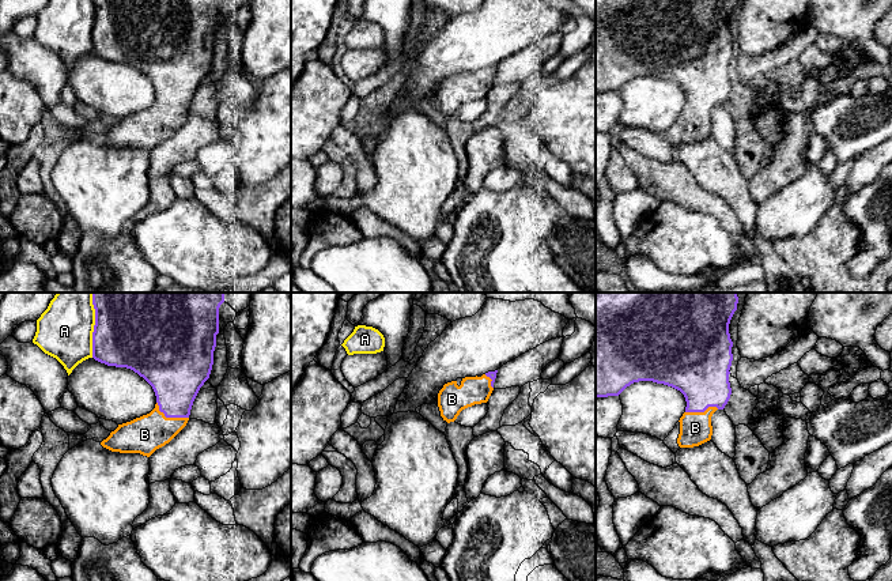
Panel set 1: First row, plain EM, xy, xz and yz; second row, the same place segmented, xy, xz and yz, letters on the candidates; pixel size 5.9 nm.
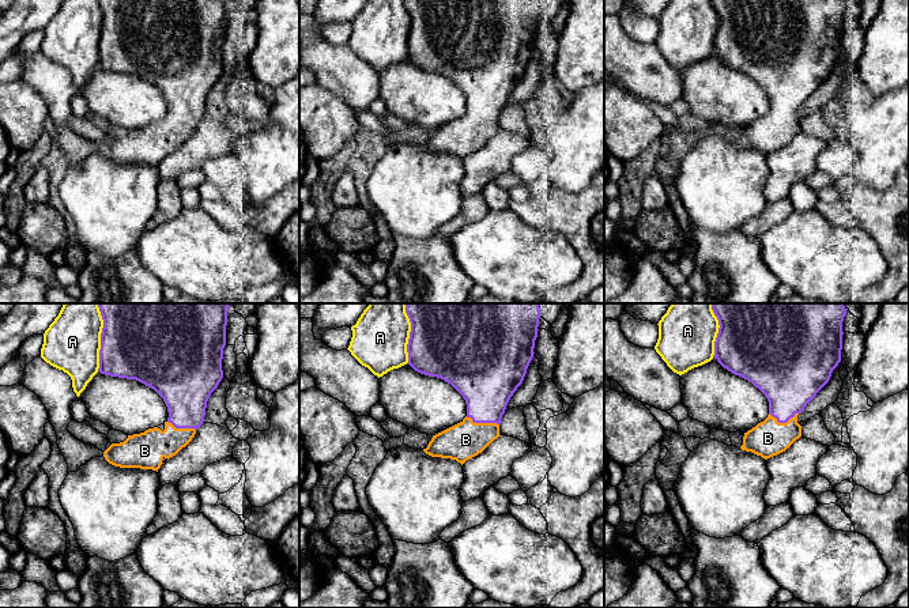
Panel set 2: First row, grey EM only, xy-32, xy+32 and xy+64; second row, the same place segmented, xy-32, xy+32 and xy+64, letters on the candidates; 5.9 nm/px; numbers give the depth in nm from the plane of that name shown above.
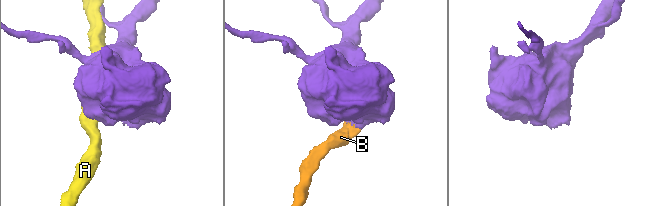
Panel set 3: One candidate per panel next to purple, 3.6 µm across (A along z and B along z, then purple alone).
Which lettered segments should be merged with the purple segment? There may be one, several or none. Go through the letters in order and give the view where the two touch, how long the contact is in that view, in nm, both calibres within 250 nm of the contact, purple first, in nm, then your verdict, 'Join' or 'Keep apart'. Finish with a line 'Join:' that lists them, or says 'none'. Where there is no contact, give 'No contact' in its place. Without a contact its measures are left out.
A: Touches purple in xy. Shared border 380 nm. Thickness 500 nm (purple) against 340 nm. Keep apart
B: Touches purple in xy. Shared border 220 nm. Thickness 320 nm (purple) against 220 nm. Join
Join: B

